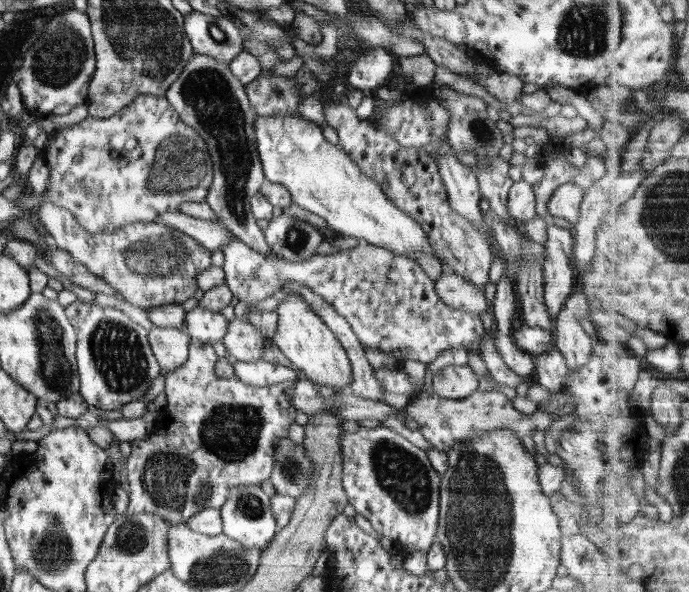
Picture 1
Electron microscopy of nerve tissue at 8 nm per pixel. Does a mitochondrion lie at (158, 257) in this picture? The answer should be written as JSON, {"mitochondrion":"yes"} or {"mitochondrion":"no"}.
{"mitochondrion":"yes"}

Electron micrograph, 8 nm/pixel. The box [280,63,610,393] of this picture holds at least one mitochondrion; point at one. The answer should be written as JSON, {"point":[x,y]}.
{"point":[483,136]}

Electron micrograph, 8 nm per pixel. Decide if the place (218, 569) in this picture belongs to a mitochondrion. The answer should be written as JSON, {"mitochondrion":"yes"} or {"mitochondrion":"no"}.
{"mitochondrion":"yes"}

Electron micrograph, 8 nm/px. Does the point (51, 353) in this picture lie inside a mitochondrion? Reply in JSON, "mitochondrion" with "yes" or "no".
{"mitochondrion":"yes"}

